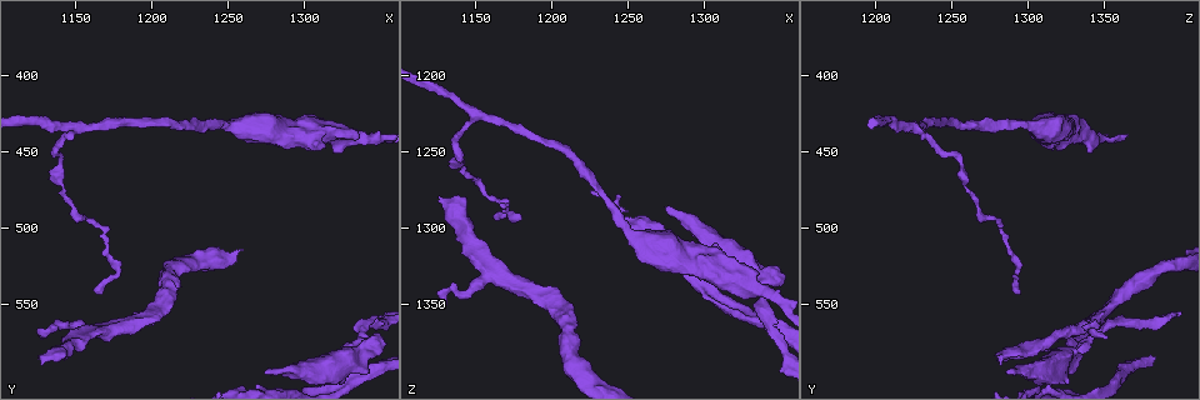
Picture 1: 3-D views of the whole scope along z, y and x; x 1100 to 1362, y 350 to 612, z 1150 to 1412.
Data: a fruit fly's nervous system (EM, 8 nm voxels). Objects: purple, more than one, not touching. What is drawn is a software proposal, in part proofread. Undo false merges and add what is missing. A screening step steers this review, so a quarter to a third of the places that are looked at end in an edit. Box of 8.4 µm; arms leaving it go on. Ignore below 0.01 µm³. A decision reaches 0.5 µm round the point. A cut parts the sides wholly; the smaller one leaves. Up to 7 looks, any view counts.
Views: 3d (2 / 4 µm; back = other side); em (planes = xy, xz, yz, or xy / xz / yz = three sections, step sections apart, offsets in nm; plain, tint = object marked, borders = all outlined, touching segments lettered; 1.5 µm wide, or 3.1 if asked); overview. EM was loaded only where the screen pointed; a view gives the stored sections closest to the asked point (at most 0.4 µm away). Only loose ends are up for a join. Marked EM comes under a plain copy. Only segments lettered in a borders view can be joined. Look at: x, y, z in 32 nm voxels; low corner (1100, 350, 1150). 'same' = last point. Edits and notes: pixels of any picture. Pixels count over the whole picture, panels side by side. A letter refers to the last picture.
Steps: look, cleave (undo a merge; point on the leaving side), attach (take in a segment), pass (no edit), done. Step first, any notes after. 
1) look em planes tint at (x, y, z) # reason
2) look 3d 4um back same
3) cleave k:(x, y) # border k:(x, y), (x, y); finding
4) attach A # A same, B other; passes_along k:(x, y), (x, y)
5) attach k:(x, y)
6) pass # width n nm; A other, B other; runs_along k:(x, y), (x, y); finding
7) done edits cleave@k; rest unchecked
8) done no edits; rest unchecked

look em xz step 4 tint at (1166, 544, 1294) # thin end

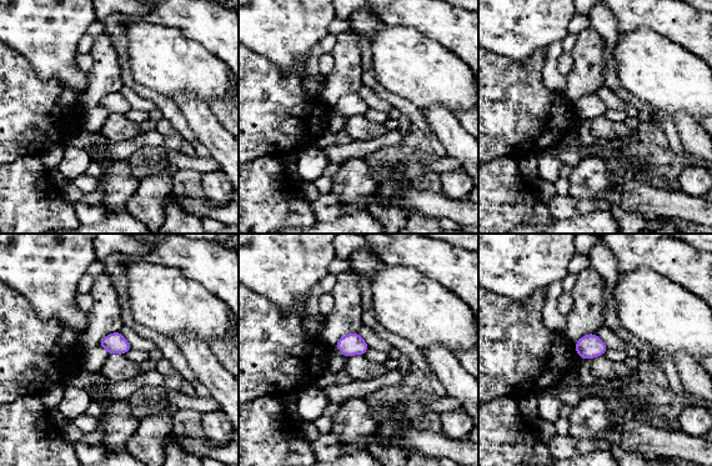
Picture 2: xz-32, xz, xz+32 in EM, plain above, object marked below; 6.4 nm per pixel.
look em planes borders same # cut it another way

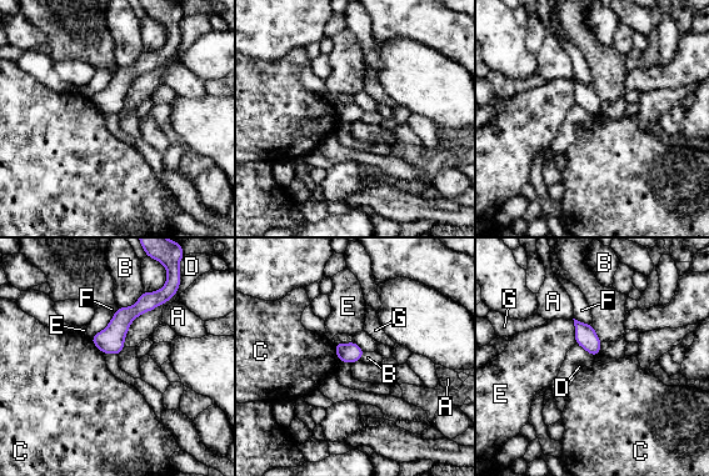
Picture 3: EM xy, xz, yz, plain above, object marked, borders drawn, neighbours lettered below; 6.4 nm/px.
pass # A other, B other, C other, D other, E other, F other, G other; runs_along 3:(155, 295), (104, 340), (95, 340); none of them fits

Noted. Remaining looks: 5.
look 3d 2um at (1292, 594, 1300) # thick turns thin

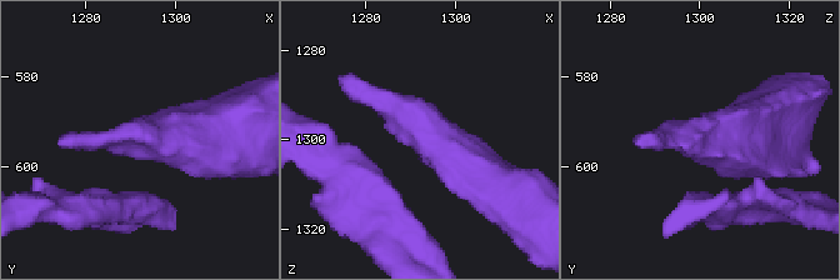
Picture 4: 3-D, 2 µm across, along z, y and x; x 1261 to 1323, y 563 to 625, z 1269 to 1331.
look em yz step 4 borders at (1292, 594, 1299)

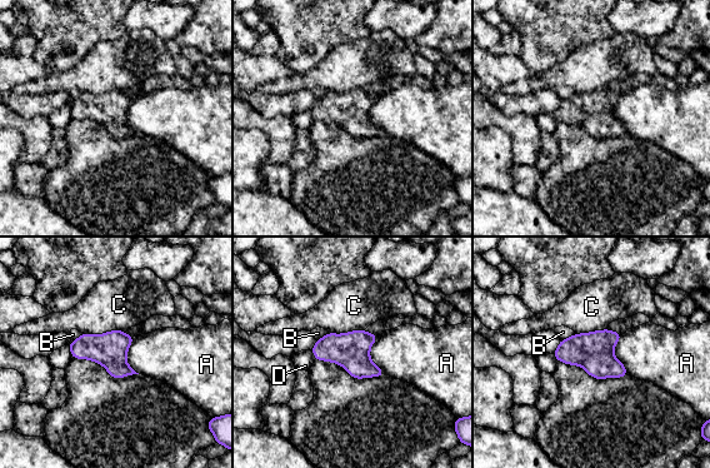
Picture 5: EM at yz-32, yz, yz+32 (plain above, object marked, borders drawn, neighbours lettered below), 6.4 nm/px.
pass # width 220 nm; A other, B other, C other, D other; border 5:(621, 334), (614, 356), (628, 374); all the same neuron

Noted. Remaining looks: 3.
look em xy step 4 tint at (1128, 590, 1280) # branch stops here

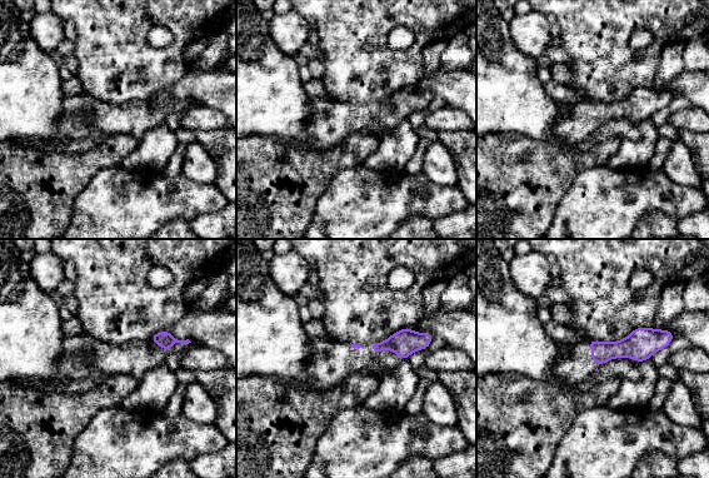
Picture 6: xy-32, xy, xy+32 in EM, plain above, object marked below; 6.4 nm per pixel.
look em planes borders same # cut it another way

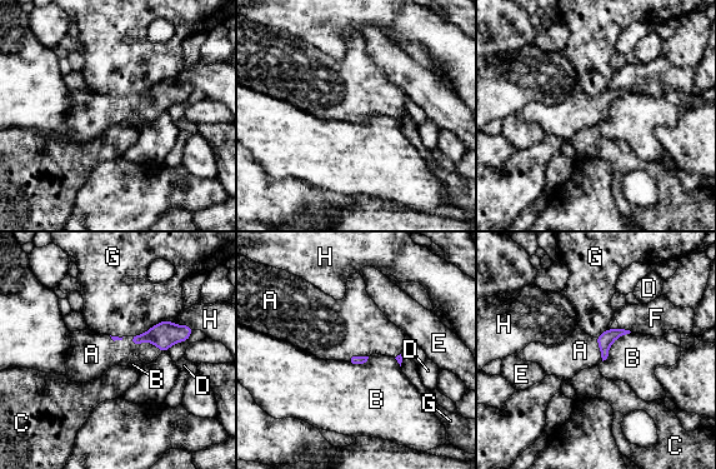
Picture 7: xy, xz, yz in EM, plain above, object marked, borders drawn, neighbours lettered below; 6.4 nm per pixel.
attach A # longest_contact G 300 nm; A same, B other, C other, D other, E other, F other, G other, H other; the neuron continues

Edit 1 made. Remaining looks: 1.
done edits attach@7; rest unchecked

